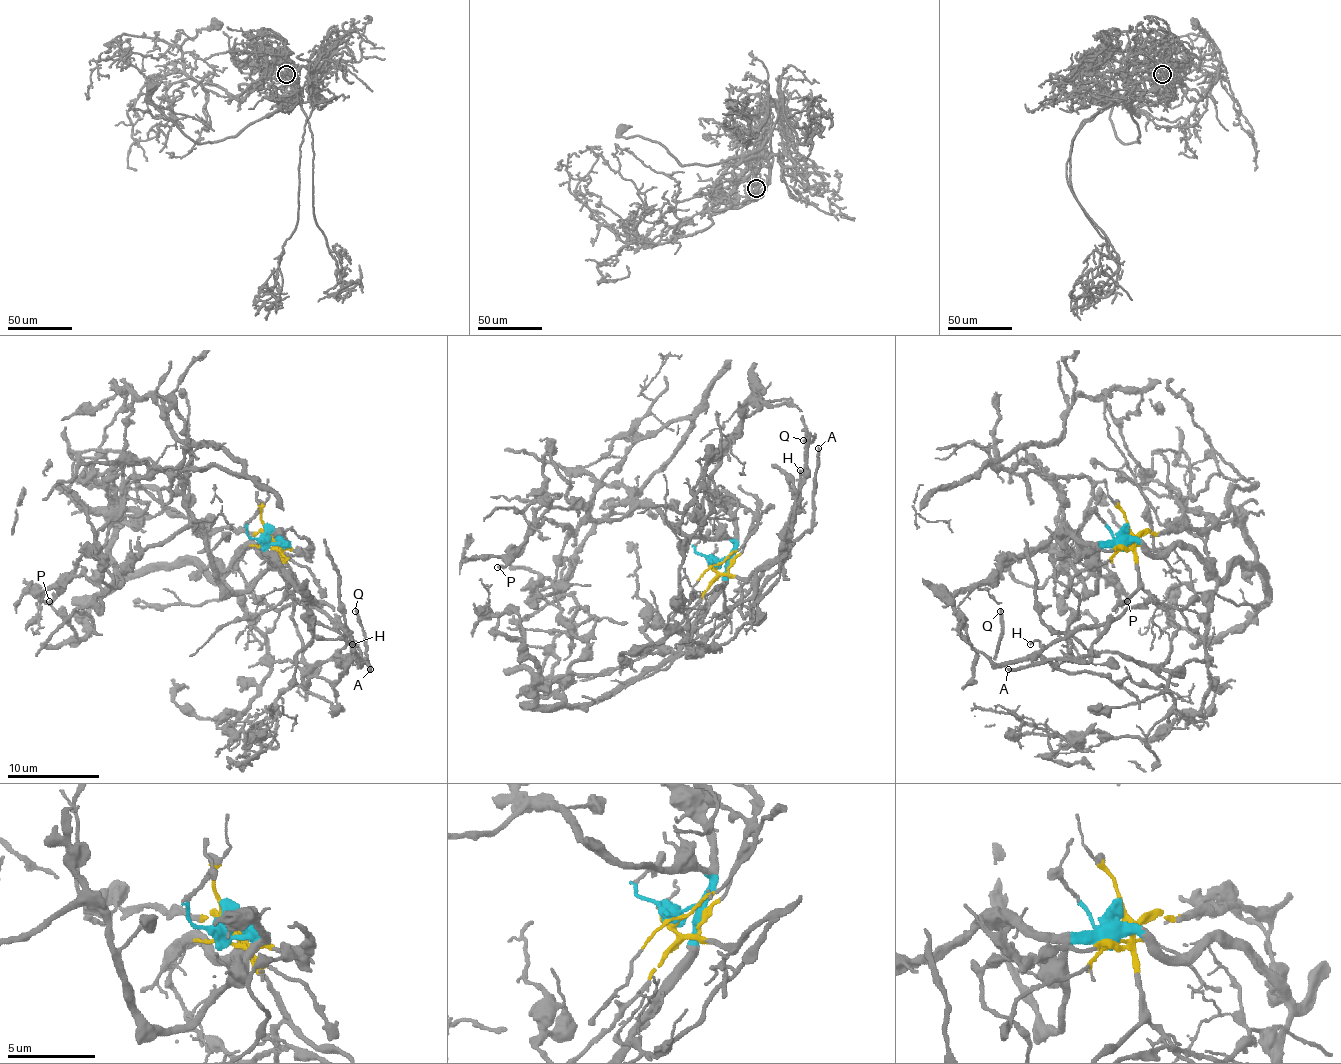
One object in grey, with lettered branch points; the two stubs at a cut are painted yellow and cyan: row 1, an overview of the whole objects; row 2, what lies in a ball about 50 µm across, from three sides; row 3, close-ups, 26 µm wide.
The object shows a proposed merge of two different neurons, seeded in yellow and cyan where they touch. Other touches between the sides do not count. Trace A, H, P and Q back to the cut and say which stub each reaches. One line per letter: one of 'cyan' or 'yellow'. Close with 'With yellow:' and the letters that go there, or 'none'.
A: yellow
H: yellow
P: cyan
Q: yellow
With yellow: A, H, Q

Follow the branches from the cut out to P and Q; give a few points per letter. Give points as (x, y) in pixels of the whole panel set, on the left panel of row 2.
P: (266, 536), (285, 543), (245, 589), (218, 580), (206, 536), (185, 527), (107, 589), (74, 575), (49, 601)
Q: (266, 536), (301, 589), (352, 640), (356, 659), (363, 663), (366, 638), (354, 610)

